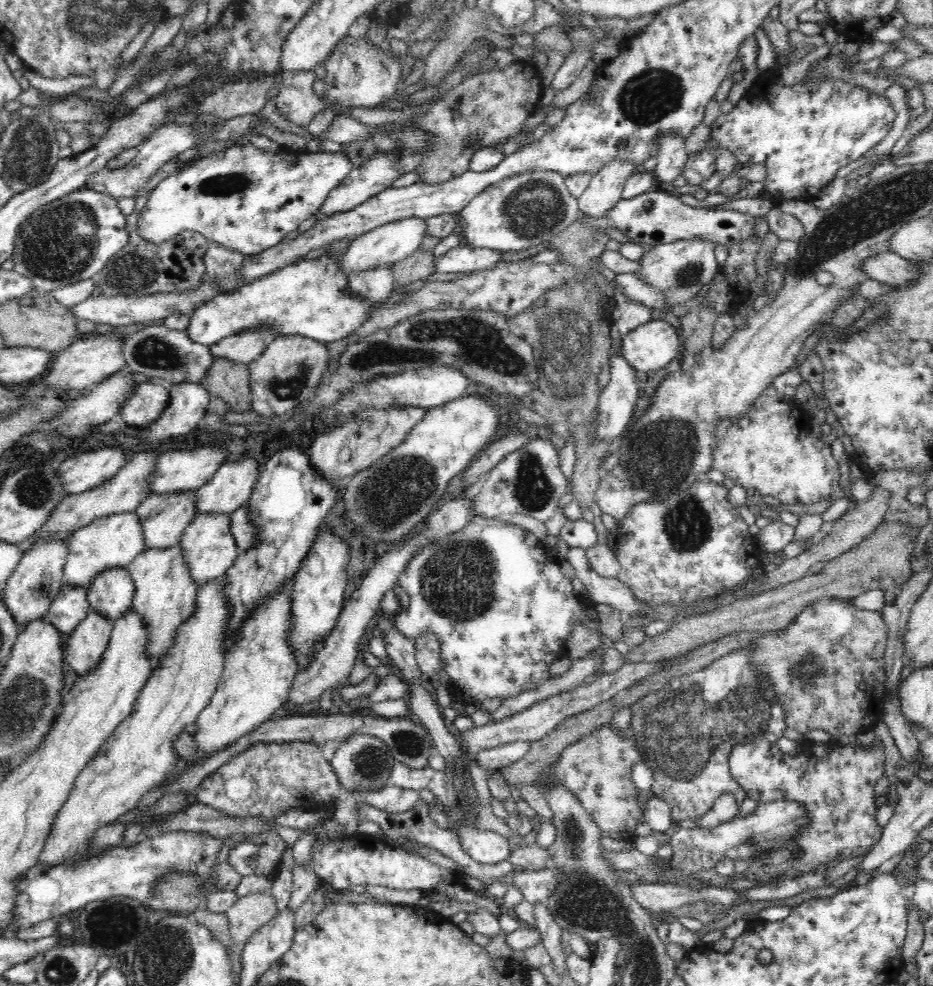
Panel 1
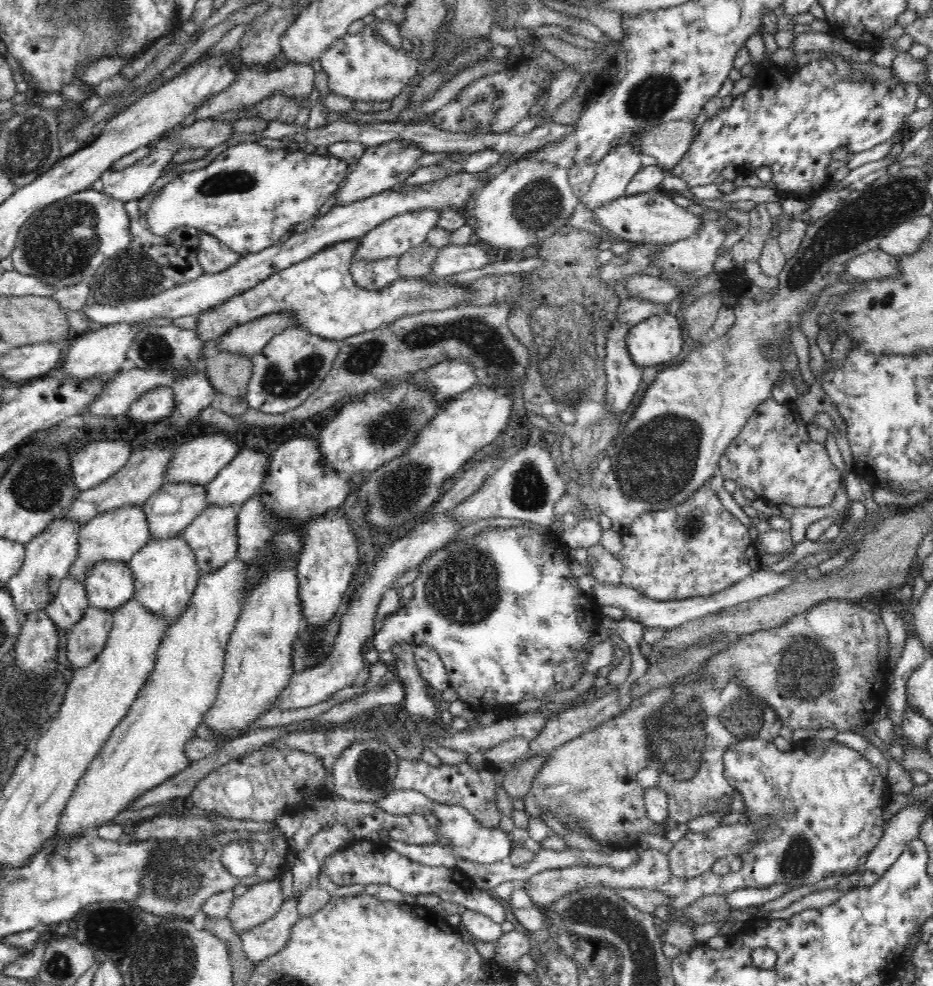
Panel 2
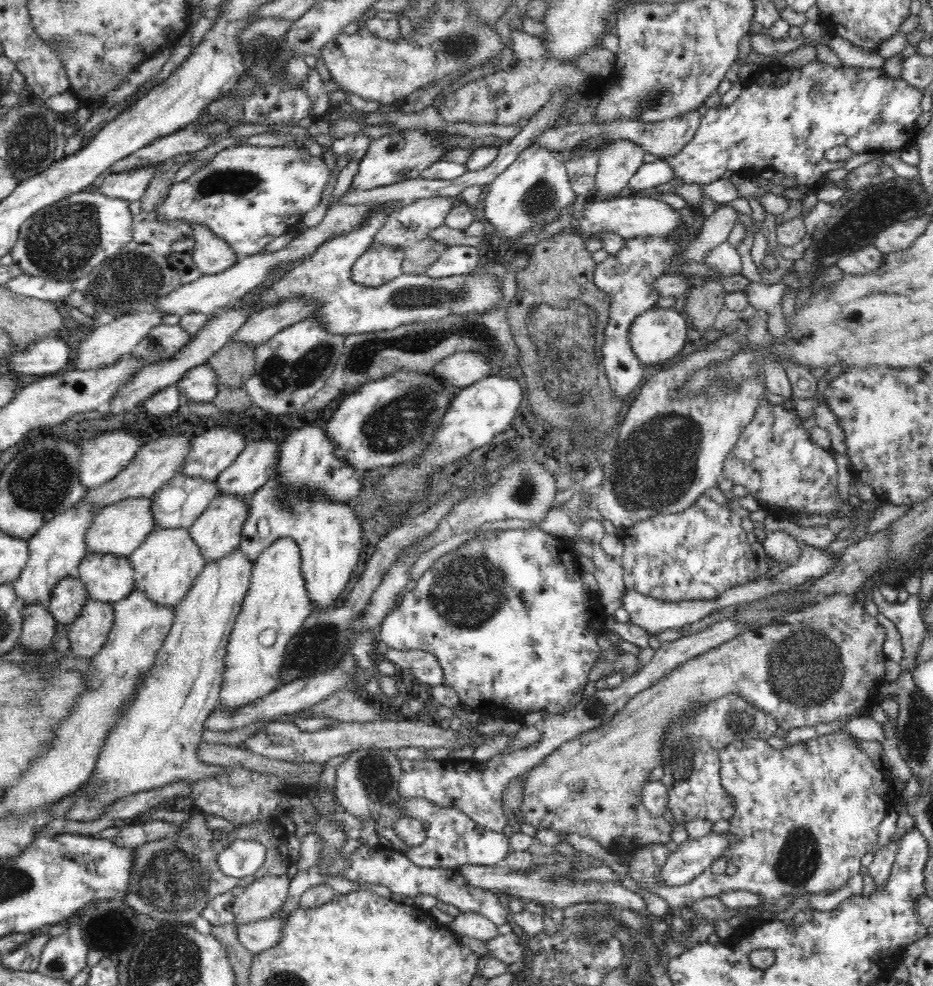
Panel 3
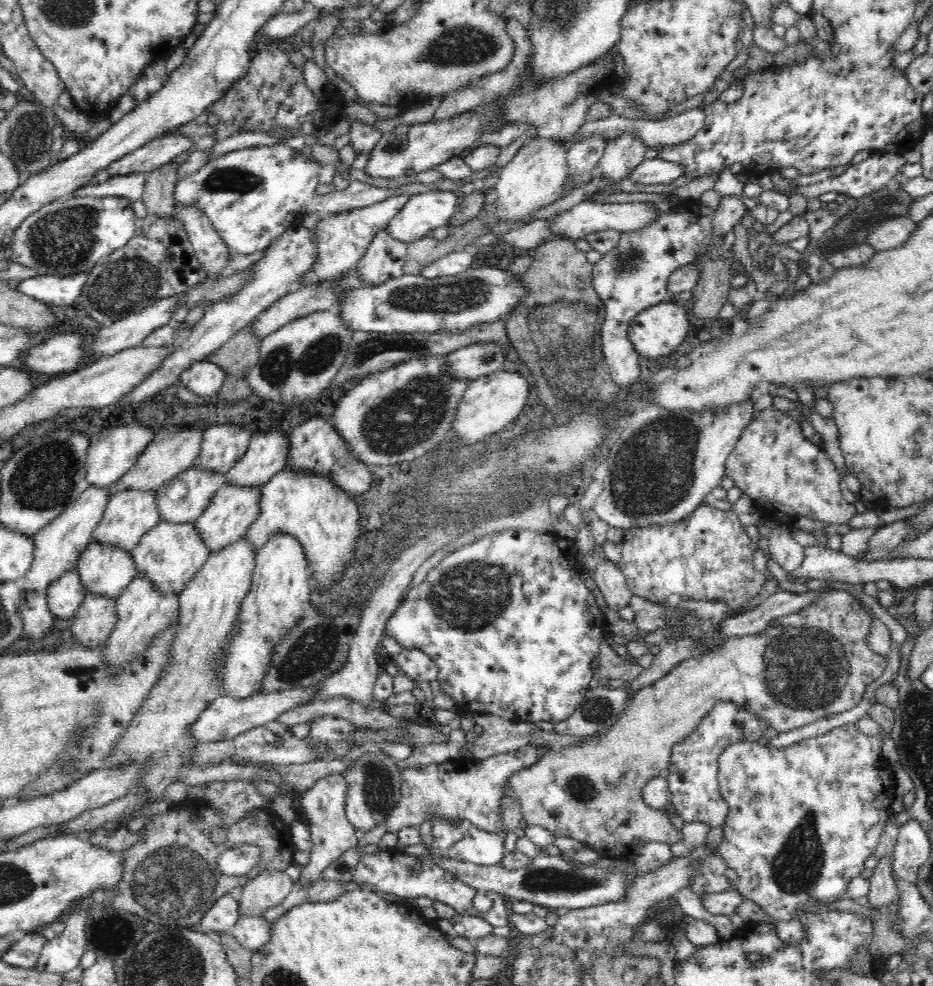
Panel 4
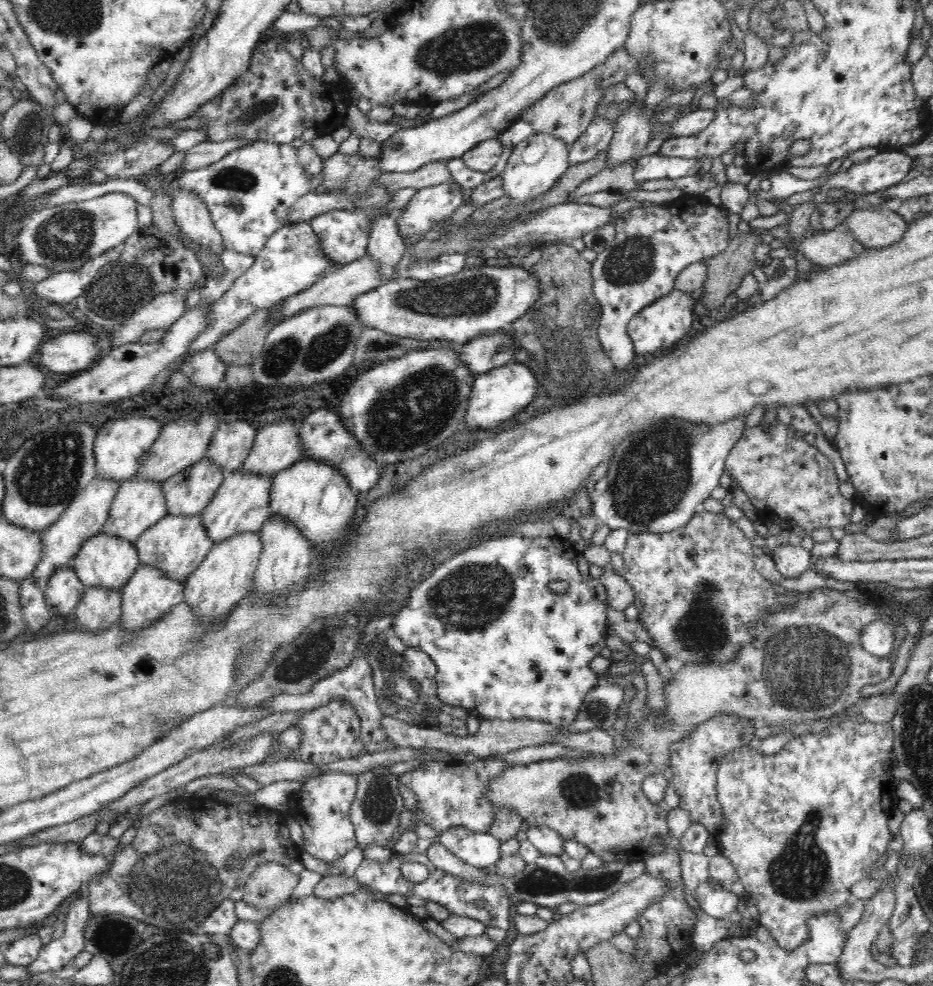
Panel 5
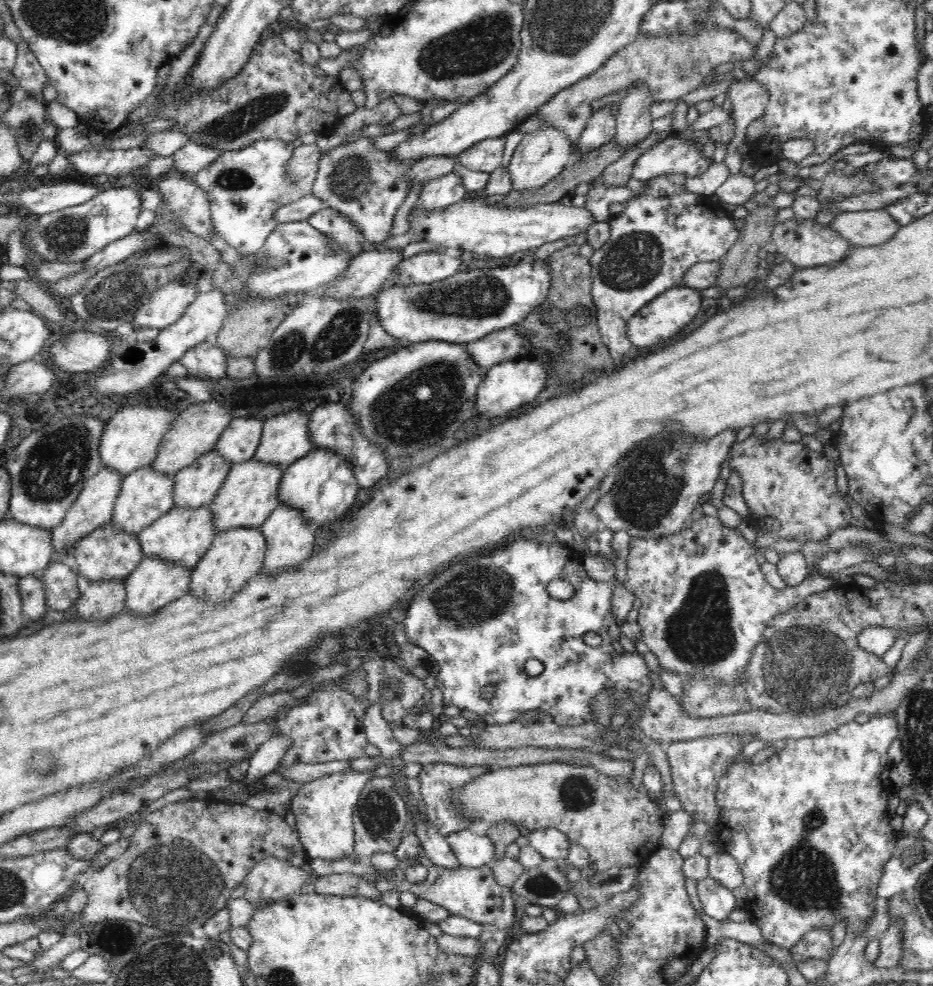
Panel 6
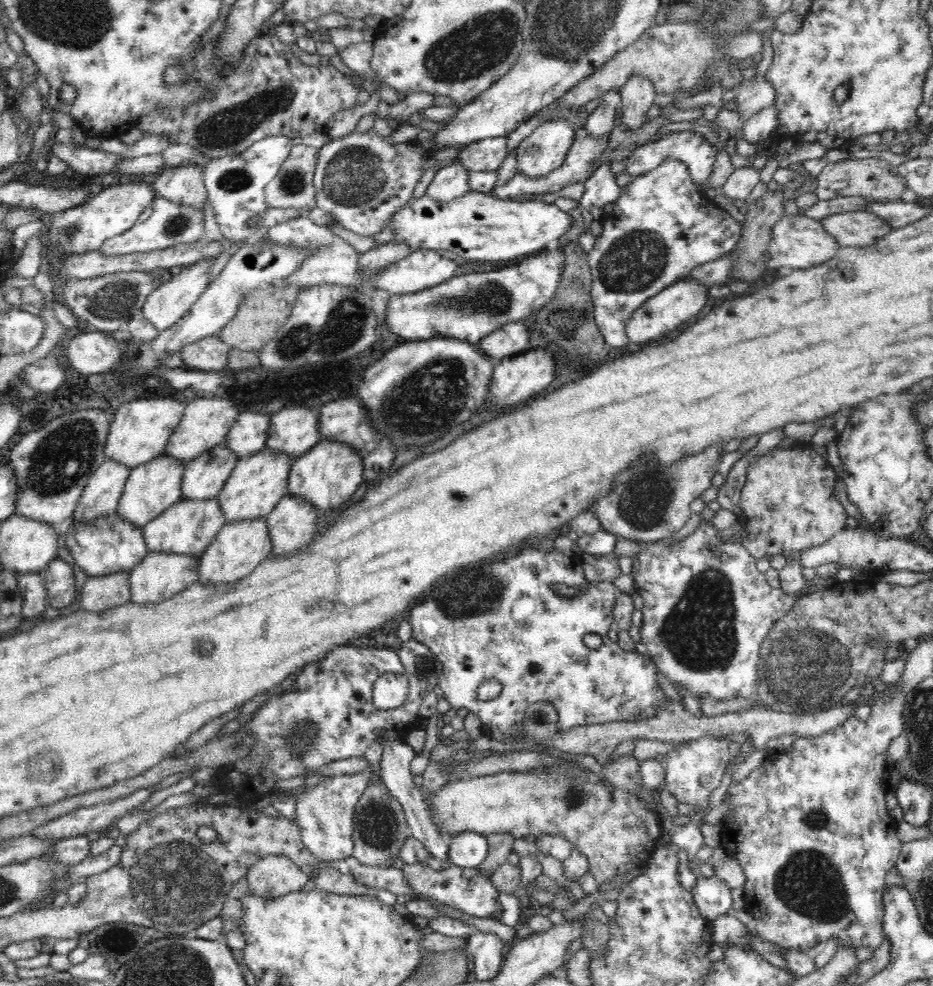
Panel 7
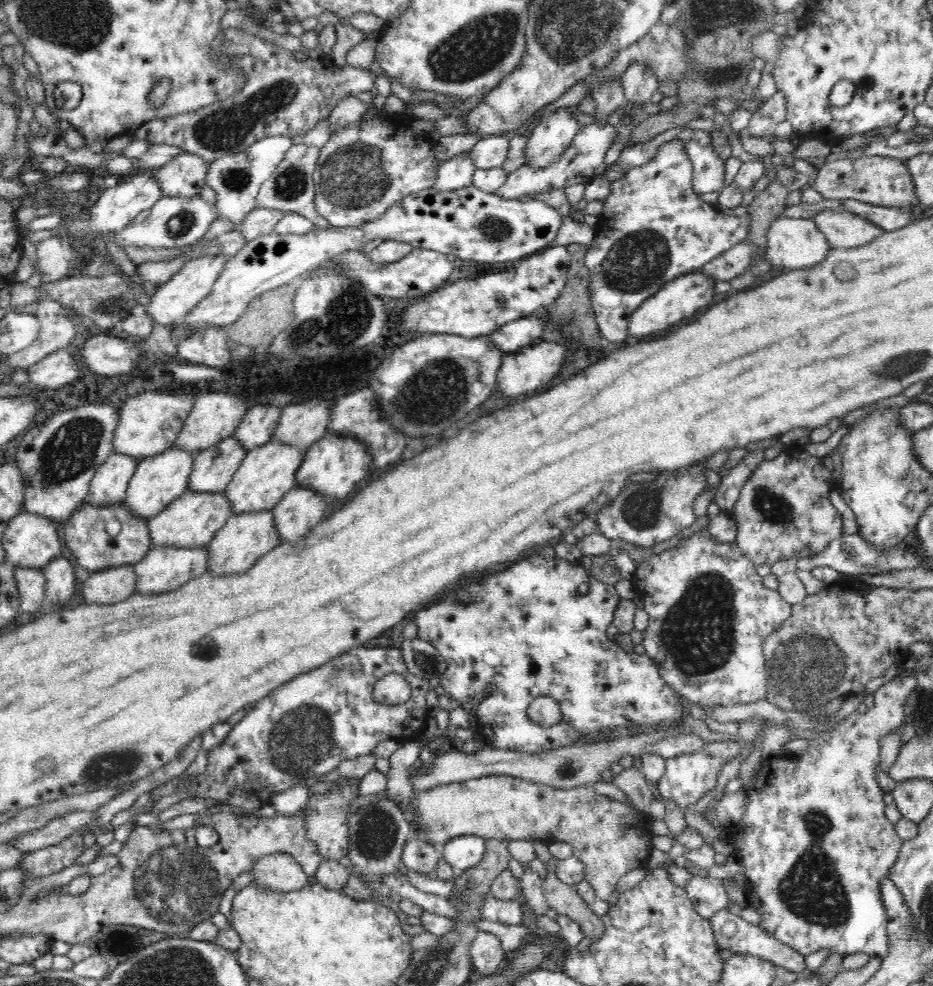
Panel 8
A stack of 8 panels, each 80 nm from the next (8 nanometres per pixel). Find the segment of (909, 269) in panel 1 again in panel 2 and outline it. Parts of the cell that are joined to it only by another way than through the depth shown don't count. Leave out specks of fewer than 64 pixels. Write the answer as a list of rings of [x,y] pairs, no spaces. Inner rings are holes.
[[[879,248],[851,258],[845,270],[850,276],[862,278],[865,281],[895,277],[901,271],[897,257]]]

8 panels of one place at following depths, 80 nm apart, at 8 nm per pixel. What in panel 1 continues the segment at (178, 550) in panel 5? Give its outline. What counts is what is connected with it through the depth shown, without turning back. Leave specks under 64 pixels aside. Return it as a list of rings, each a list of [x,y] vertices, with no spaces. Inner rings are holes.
[[[180,543],[168,548],[144,549],[131,564],[128,564],[127,570],[136,587],[134,613],[142,616],[147,625],[149,644],[146,653],[150,659],[150,667],[154,670],[170,646],[176,642],[176,630],[196,612],[199,587],[192,579]]]

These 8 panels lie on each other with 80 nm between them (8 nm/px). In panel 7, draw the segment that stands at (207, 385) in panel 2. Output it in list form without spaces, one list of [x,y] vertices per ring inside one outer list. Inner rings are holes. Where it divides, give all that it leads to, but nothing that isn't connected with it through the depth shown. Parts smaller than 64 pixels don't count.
[[[220,333],[187,344],[179,356],[184,366],[205,372],[223,372],[228,364],[230,346],[220,339]]]

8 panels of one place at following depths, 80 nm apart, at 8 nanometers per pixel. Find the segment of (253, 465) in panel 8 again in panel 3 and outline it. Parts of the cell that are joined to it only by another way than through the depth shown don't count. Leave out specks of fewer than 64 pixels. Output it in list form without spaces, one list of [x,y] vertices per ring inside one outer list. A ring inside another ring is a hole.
[[[218,492],[208,505],[208,508],[196,519],[196,522],[188,528],[192,539],[196,541],[196,545],[200,547],[205,562],[214,562],[214,560],[222,560],[229,552],[240,547],[242,540],[242,526],[250,514],[249,499],[242,495],[232,495],[232,493]]]

